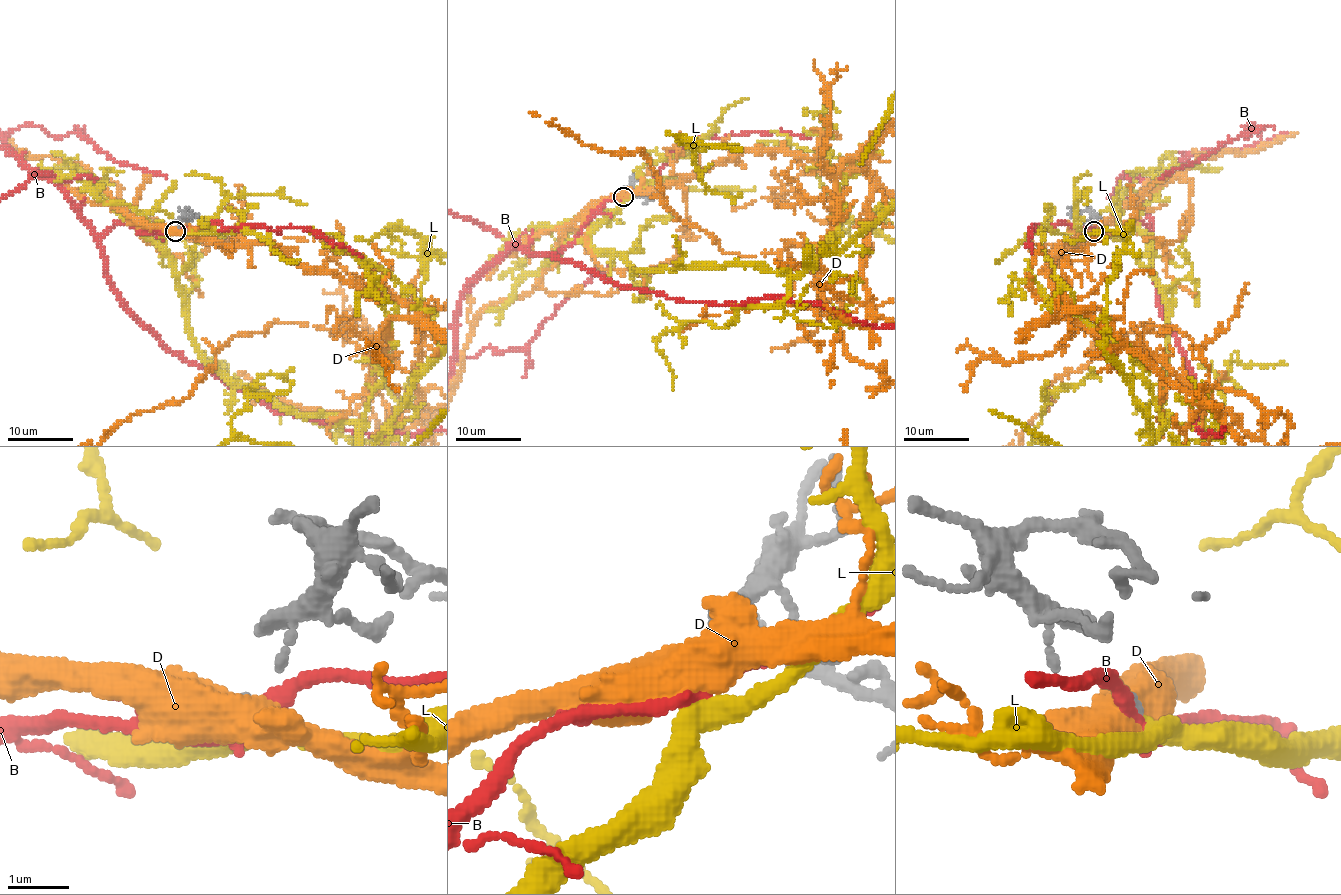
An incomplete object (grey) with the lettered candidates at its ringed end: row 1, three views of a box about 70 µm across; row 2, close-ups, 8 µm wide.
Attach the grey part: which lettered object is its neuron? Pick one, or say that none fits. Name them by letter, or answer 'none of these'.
L

